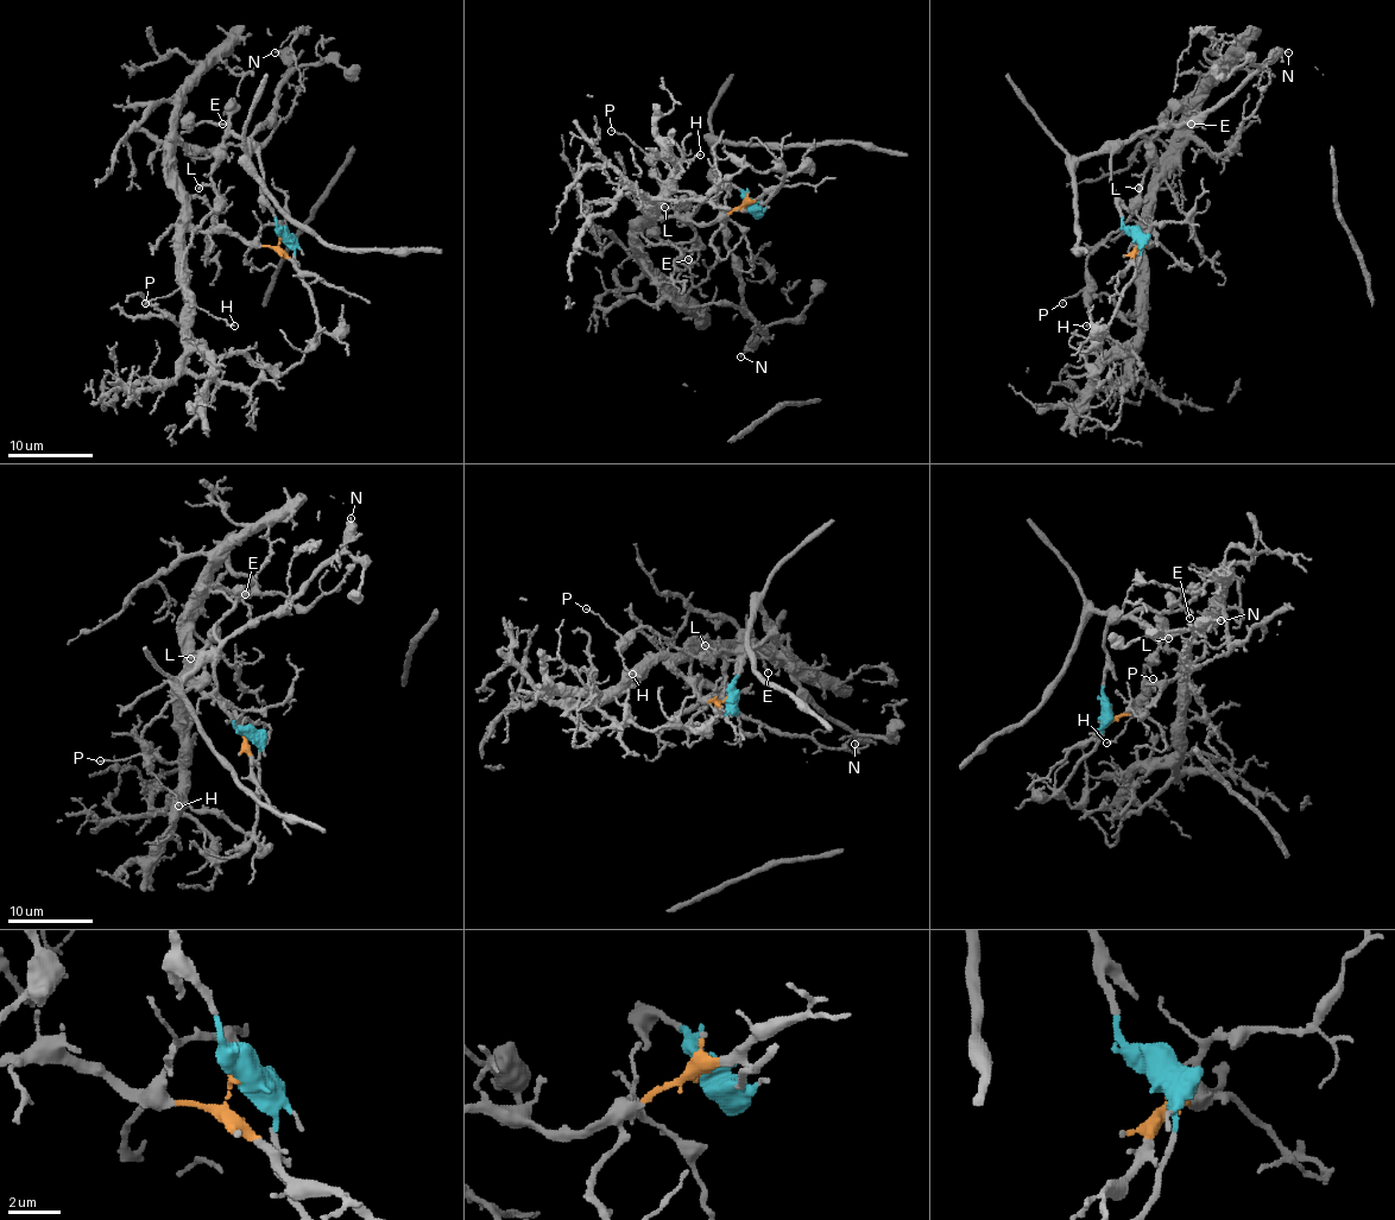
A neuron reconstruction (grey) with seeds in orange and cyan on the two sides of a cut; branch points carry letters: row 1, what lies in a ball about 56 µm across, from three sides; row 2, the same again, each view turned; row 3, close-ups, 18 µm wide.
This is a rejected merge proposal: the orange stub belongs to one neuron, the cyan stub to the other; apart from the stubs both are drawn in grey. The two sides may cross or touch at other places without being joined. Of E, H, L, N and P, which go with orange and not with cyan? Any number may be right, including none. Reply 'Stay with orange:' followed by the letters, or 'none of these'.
Stay with orange: none of these

